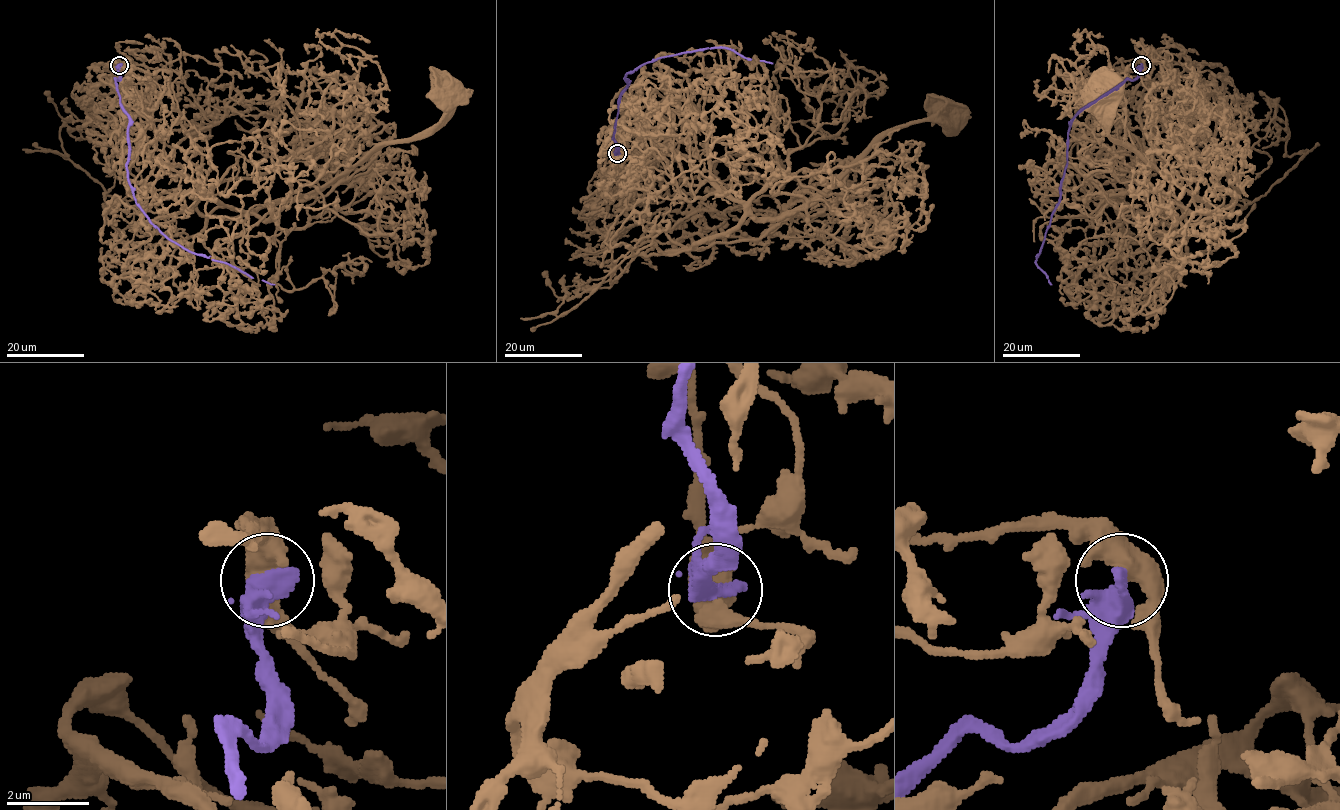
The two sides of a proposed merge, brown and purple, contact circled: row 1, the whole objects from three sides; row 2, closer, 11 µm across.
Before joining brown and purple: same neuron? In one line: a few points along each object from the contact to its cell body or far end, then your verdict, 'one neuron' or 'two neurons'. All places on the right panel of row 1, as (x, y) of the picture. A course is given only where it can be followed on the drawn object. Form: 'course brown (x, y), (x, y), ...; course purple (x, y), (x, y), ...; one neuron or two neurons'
course brown (1142, 64), (1097, 75), (1124, 81), (1111, 105), (1139, 118), (1168, 195), (1203, 210), (1109, 136), (1104, 93); course purple (1141, 64), (1139, 74), (1131, 80), (1126, 79), (1089, 102), (1071, 122), (1060, 200), (1036, 260), (1051, 284); two neurons

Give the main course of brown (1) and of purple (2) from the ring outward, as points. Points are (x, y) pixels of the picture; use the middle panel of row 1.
1: (617, 154), (614, 129), (654, 109), (702, 181), (777, 218), (823, 196), (888, 133), (955, 126), (955, 116)
2: (617, 153), (614, 130), (628, 72), (646, 62), (710, 48), (727, 48), (751, 59), (772, 63)

